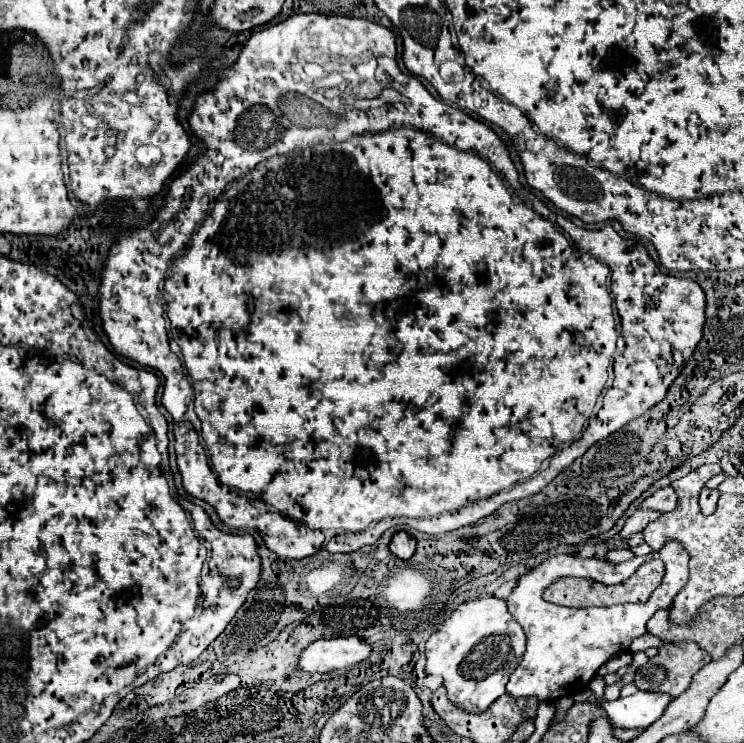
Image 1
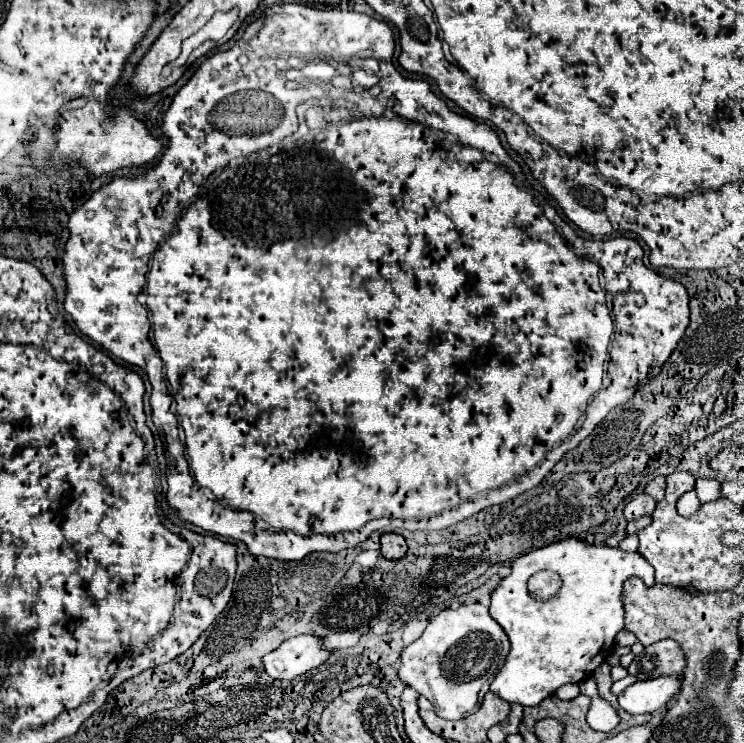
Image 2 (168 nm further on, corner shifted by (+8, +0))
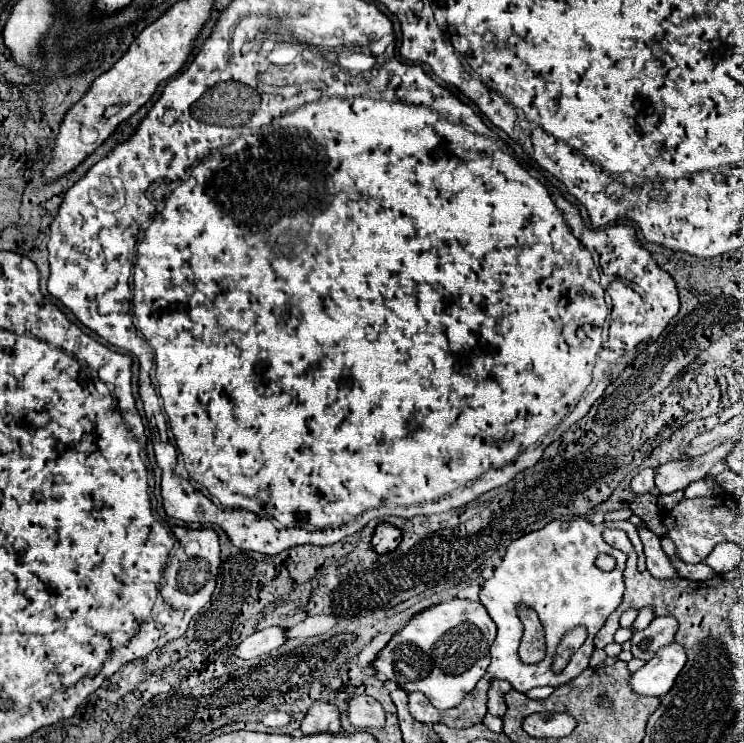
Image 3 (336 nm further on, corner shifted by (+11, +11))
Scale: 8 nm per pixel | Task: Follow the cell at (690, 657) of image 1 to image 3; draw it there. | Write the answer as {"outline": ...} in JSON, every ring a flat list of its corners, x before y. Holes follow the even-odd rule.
{"outline":[[655,617,649,627,637,631,631,639,631,651,637,659,649,661,657,649,671,643,677,633,677,619,673,617]]}

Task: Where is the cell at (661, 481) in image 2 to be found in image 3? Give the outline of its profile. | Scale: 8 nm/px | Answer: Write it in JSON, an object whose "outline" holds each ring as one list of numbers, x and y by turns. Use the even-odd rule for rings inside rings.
{"outline":[[721,445,691,461,669,461,657,469,655,485,661,493,673,493,685,489,689,483,703,479,711,471,711,467,725,457,727,457,727,445]]}

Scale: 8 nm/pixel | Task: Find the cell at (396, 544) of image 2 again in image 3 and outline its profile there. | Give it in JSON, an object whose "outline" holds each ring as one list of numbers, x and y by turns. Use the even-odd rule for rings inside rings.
{"outline":[[379,523,373,535,373,549,381,555,381,553,389,553,393,549,397,549,397,545,401,543,401,531,391,525,391,523]]}

